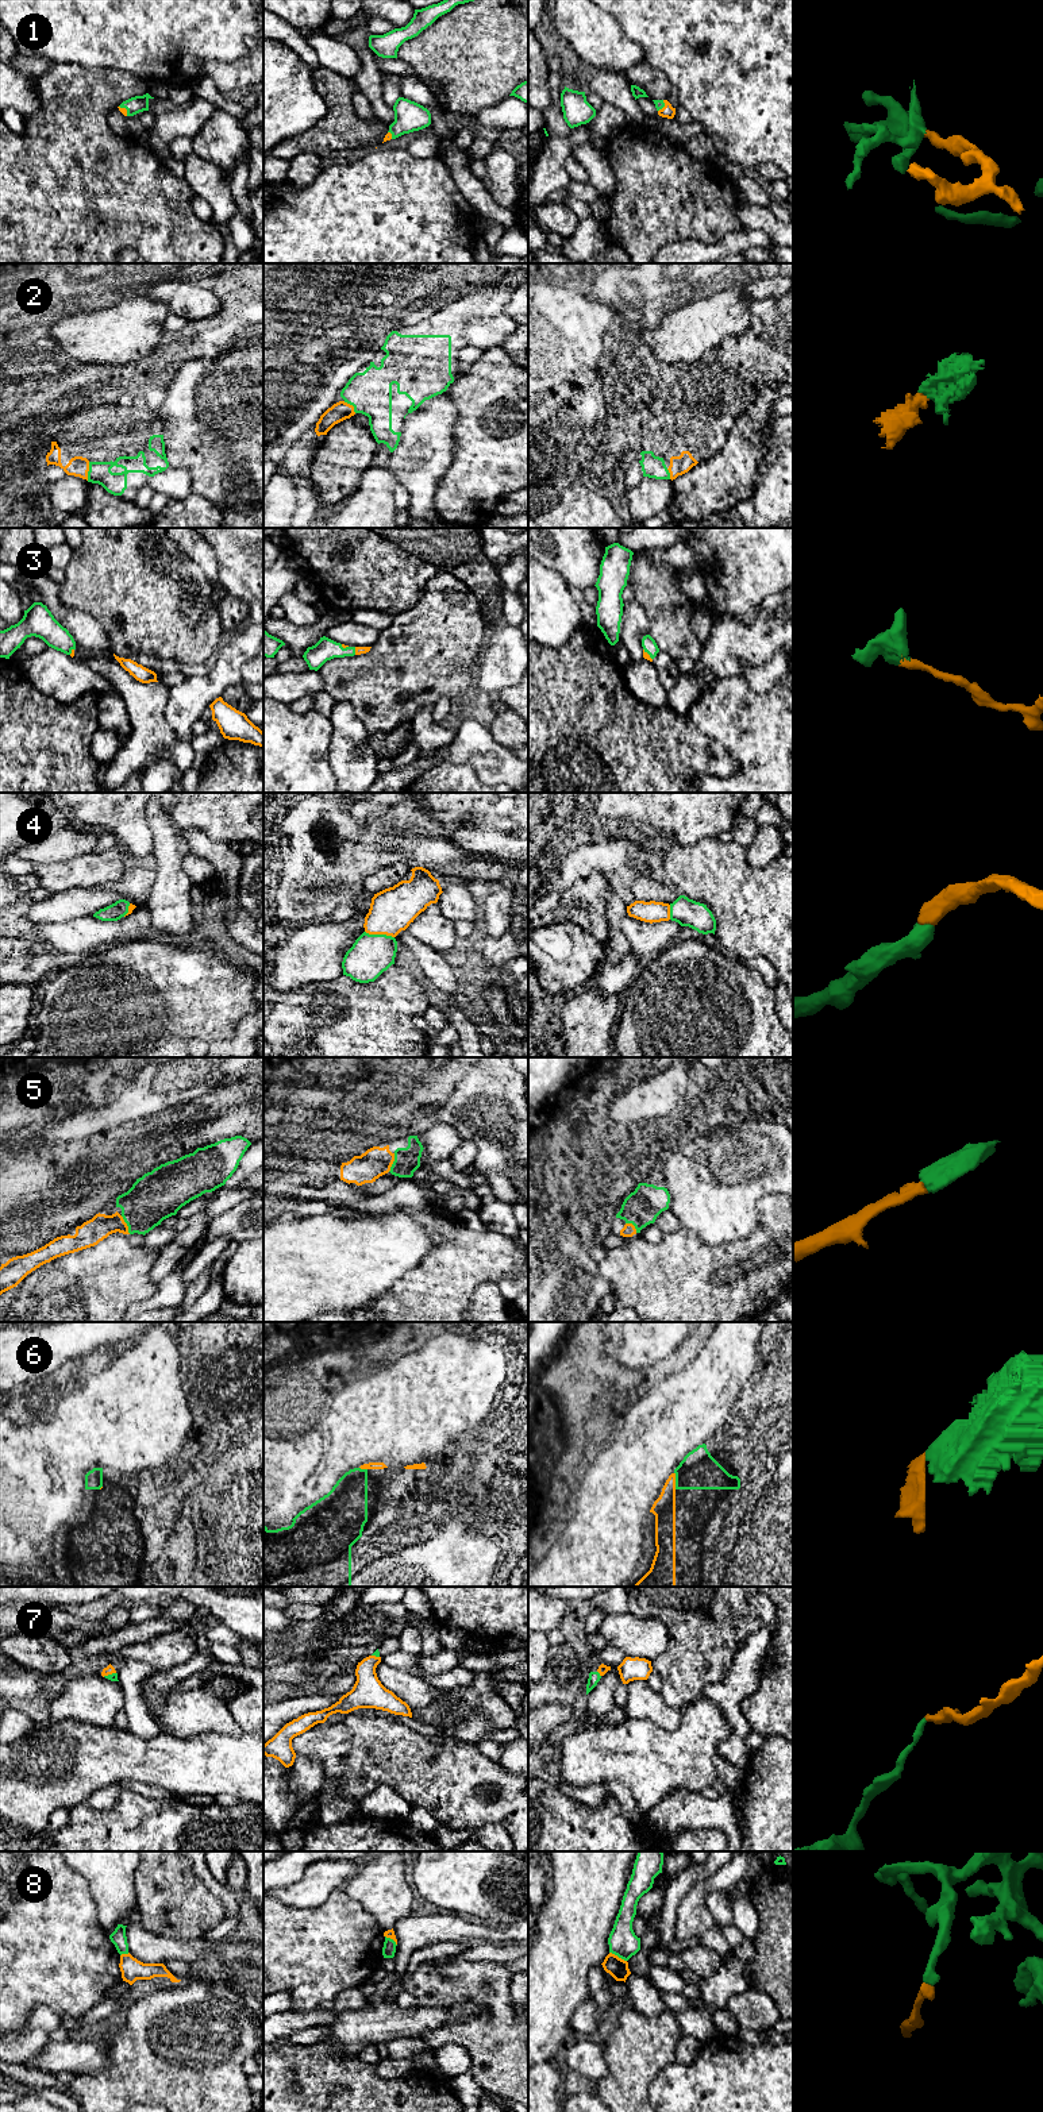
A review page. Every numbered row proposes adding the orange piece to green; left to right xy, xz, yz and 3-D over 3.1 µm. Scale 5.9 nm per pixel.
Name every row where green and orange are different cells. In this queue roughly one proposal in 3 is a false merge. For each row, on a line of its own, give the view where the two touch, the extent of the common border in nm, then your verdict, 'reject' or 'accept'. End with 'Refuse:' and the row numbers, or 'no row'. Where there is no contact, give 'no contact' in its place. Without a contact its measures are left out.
1: contact in xy; length 80 nm; accept
2: contact in xy; length 110 nm; accept
3: contact in yz; length 90 nm; accept
4: contact in xz; length 180 nm; accept
5: contact in xy; length 130 nm; accept
6: contact in yz; length 100 nm; accept
7: contact in xy; length 80 nm; accept
8: contact in yz; length 120 nm; reject
Refuse: 8

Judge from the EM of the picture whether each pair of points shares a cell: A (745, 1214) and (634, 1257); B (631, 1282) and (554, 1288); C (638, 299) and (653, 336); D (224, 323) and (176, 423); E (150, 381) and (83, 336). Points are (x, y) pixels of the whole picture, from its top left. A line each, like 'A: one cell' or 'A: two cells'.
A: two cells
B: two cells
C: two cells
D: one cell
E: two cells

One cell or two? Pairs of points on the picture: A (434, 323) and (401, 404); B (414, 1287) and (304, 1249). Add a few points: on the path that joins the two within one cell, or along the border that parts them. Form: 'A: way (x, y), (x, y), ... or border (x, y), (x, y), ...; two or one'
A: way (434, 343), (401, 384); one
B: border (420, 1261), (372, 1302); two

